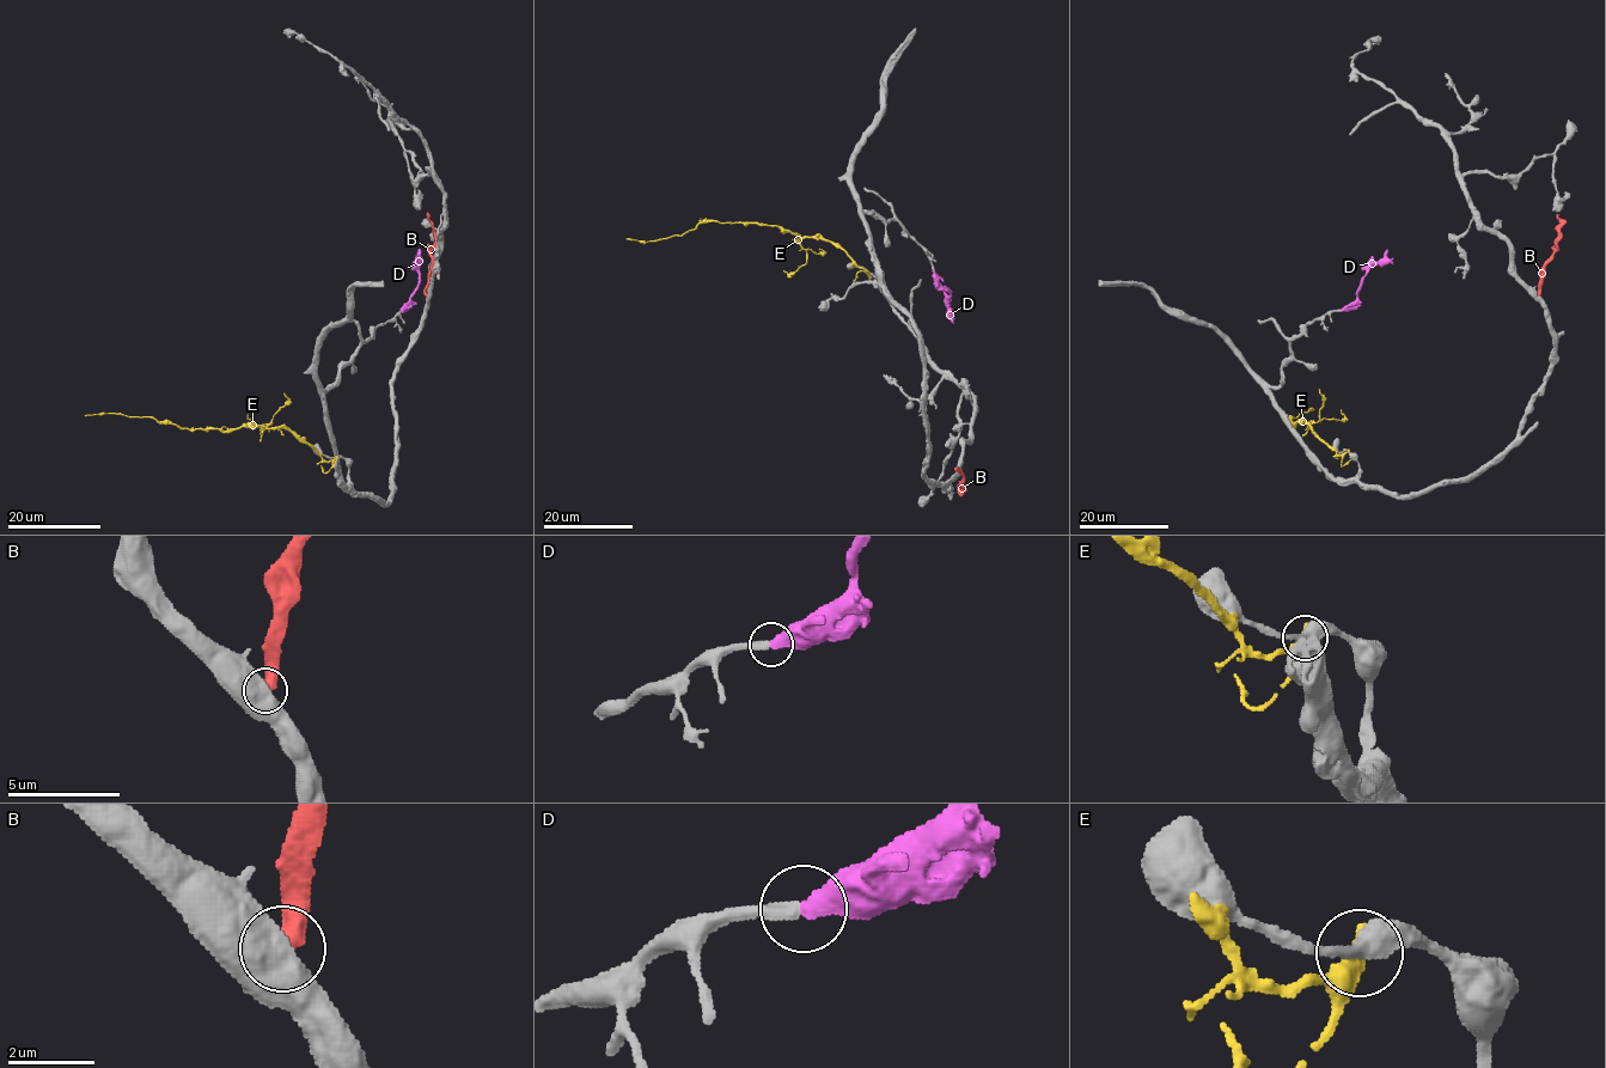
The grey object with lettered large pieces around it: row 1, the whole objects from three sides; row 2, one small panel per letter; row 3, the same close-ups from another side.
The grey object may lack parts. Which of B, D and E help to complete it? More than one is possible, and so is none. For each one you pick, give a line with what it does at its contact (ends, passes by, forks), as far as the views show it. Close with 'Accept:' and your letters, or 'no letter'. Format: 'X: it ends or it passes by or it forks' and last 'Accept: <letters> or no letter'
D: it ends
Accept: D

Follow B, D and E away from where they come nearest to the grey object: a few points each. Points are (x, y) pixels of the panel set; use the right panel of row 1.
B: (1538, 296), (1544, 263), (1558, 242), (1561, 220), (1557, 214)
D: (1341, 310), (1356, 298), (1374, 263), (1393, 258)
E: (1344, 452), (1338, 456), (1307, 423), (1293, 425), (1292, 419), (1308, 410)

